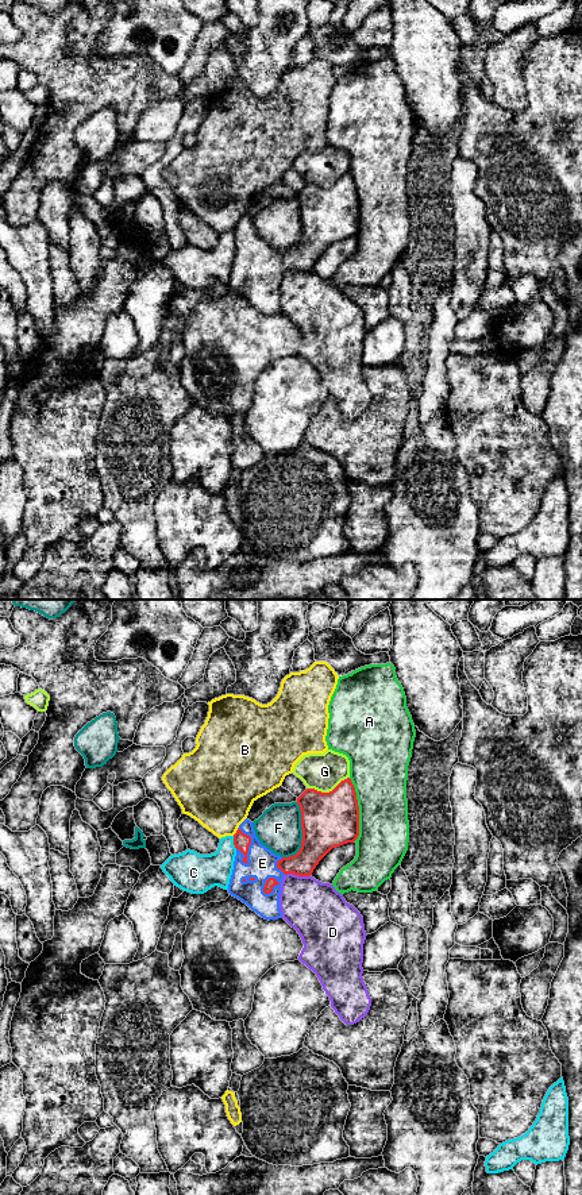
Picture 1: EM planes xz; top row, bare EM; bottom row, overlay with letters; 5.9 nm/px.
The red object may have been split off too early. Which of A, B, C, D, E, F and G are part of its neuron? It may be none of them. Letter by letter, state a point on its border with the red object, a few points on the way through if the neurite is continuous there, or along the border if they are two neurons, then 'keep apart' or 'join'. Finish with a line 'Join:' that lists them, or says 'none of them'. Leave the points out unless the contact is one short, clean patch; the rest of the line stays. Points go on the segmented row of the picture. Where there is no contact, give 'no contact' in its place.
A: contact xz (358, 809); keep apart
B: contact xz (236, 832); keep apart
C: contact xz (234, 843); keep apart
D: contact xz (297, 874); keep apart
E: contact xz (249, 845); join
F: contact xz (303, 835); keep apart
G: contact xz (327, 793); keep apart
Join: E

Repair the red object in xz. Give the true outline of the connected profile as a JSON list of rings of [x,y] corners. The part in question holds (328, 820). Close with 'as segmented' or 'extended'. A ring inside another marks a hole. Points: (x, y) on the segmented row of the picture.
[[[350,778],[329,793],[307,789],[297,803],[302,840],[293,856],[281,857],[262,845],[247,818],[234,834],[236,856],[228,893],[269,921],[282,918],[280,894],[285,875],[311,876],[332,848],[359,836],[359,806]]] | extended

